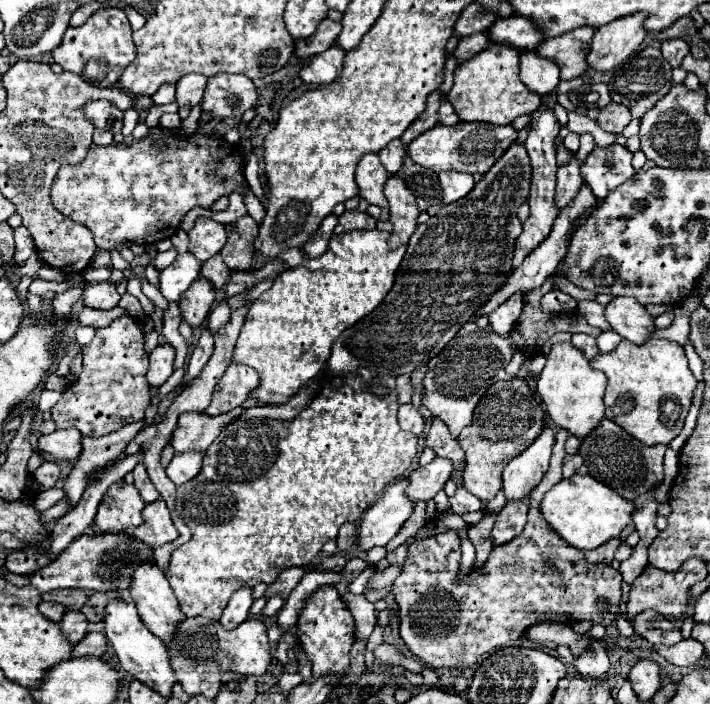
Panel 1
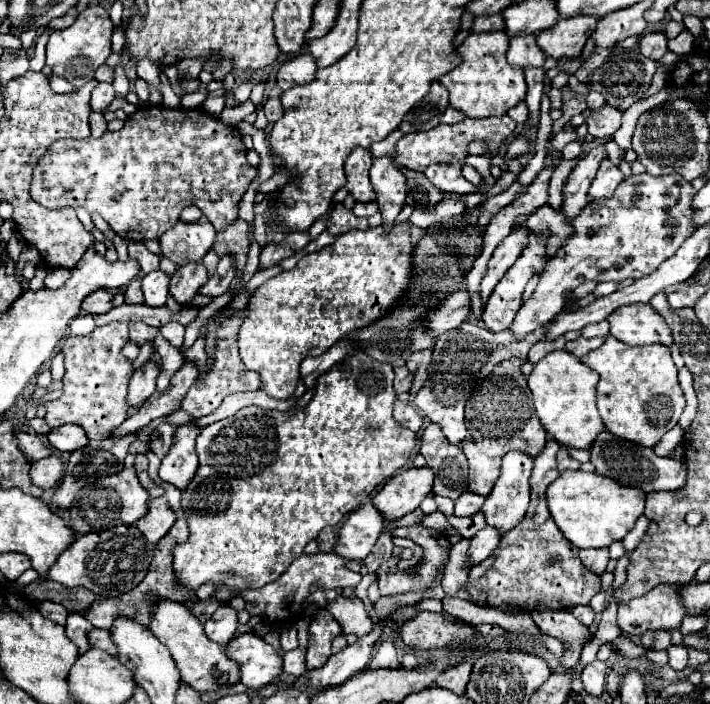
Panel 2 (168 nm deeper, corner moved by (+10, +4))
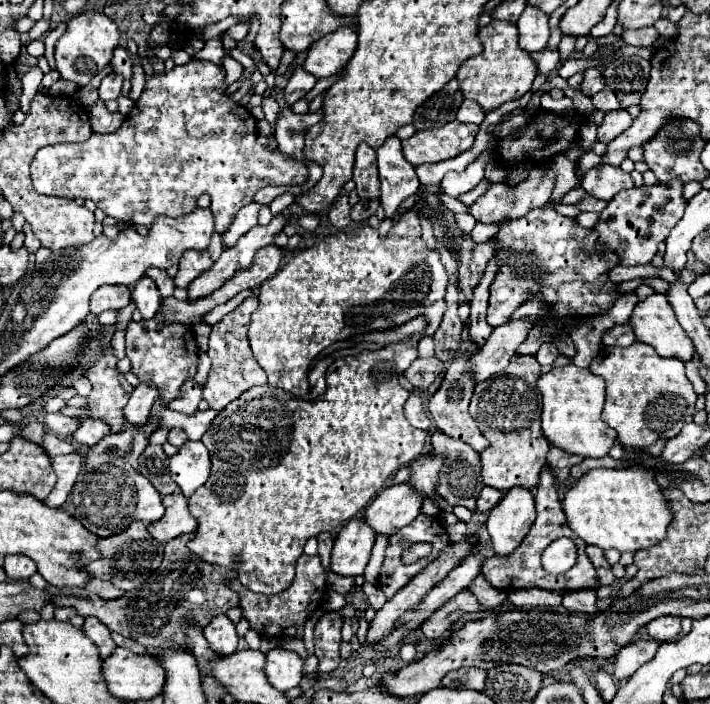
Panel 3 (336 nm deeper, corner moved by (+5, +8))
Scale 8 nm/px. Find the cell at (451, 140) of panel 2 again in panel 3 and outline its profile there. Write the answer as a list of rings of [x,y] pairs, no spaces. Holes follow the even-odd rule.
[[[453,120],[437,130],[415,132],[409,140],[403,142],[403,154],[413,166],[449,160],[469,150],[477,132],[477,124],[463,124]]]

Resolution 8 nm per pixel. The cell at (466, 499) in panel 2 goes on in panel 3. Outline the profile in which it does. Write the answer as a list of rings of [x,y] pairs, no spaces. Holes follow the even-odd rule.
[[[485,486],[477,498],[477,512],[489,512],[491,508],[495,508],[495,504],[503,498],[503,492],[491,486]]]

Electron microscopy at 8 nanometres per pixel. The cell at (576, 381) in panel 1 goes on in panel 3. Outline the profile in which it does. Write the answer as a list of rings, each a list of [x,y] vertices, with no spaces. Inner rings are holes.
[[[567,364],[543,374],[537,380],[537,386],[543,396],[541,428],[549,444],[583,458],[603,458],[609,454],[611,446],[617,440],[617,432],[601,420],[605,382],[599,376],[591,374],[589,370],[577,368],[575,364]]]

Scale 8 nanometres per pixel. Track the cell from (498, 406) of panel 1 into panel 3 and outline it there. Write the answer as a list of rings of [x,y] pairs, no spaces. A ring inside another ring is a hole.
[[[513,356],[503,374],[493,376],[475,386],[469,412],[473,414],[479,430],[491,442],[491,448],[481,452],[481,476],[487,486],[507,492],[521,486],[533,490],[539,486],[539,472],[545,466],[549,442],[541,432],[541,392],[537,378],[541,364],[535,356]]]

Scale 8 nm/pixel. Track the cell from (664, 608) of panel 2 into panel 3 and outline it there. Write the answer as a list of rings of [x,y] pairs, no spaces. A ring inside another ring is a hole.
[[[661,616],[659,620],[653,620],[651,624],[647,624],[647,632],[655,640],[671,642],[681,634],[681,620],[677,616]]]

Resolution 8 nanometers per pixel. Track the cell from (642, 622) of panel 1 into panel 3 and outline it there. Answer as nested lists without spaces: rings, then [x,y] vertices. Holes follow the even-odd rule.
[[[637,640],[637,642],[621,648],[613,662],[613,676],[617,680],[631,678],[637,668],[641,668],[647,660],[651,660],[655,656],[659,644],[661,642],[657,642],[657,640]]]

